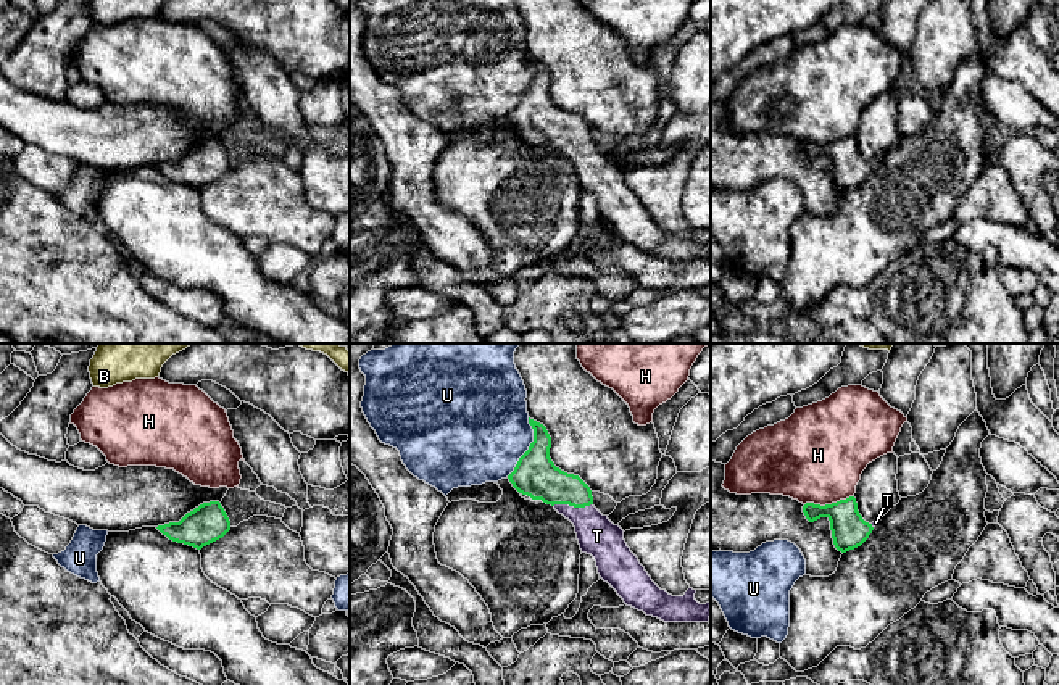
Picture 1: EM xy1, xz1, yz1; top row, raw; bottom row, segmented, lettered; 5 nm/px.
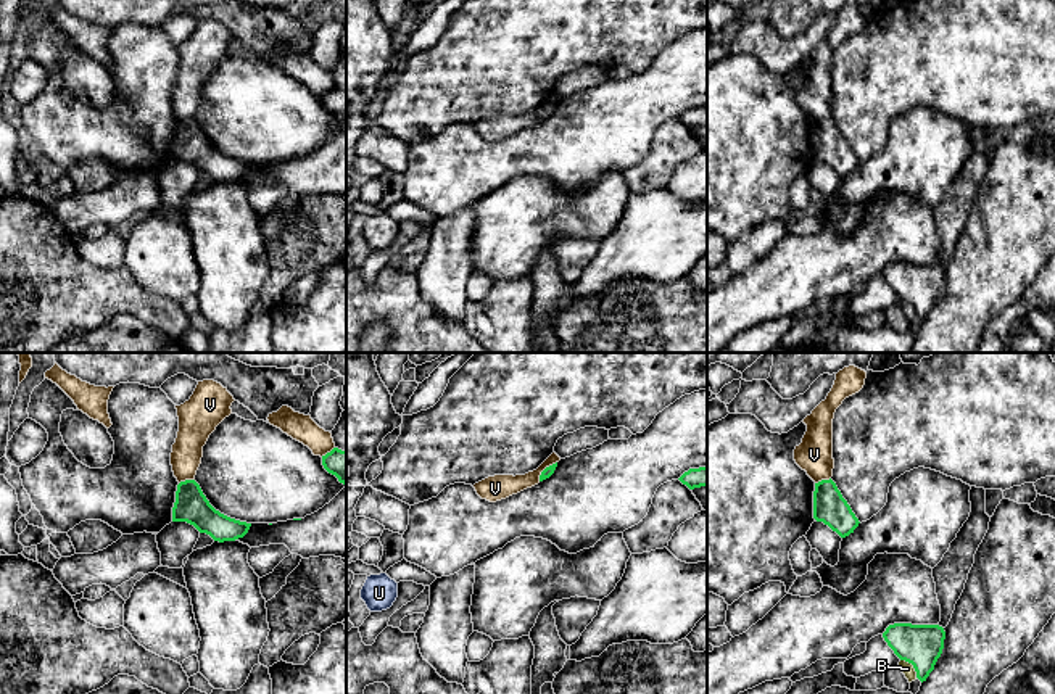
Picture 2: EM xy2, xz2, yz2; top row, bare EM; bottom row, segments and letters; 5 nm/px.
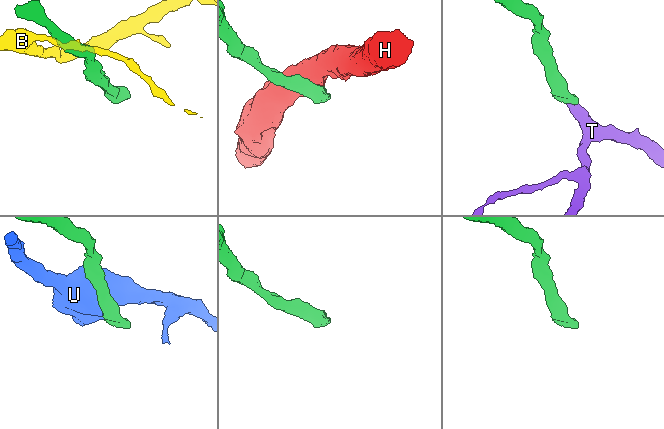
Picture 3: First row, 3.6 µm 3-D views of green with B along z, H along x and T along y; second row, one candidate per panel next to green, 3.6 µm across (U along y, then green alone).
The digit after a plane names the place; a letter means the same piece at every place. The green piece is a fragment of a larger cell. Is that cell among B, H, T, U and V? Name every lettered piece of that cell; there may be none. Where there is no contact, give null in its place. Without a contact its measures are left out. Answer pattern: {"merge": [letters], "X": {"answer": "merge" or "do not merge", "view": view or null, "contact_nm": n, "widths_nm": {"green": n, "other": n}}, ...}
{"merge": ["T"], "B": {"answer": "do not merge", "view": "yz2", "contact_nm": 130, "widths_nm": {"green": 200, "other": 70}}, "H": {"answer": "do not merge", "view": "yz1", "contact_nm": 260, "widths_nm": {"green": 180, "other": 460}}, "T": {"answer": "merge", "view": "xz1", "contact_nm": 200, "widths_nm": {"green": 220, "other": 200}}, "U": {"answer": "do not merge", "view": "xz1", "contact_nm": 320, "widths_nm": {"green": 220, "other": 460}}, "V": {"answer": "do not merge", "view": "xz2", "contact_nm": 140, "widths_nm": {"green": 50, "other": 130}}}

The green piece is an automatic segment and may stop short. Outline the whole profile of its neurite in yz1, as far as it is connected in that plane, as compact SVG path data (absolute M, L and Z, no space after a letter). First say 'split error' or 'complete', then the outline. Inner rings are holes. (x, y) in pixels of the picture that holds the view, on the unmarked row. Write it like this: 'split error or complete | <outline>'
complete | M854 135L825 145L806 142L803 152L809 161L820 156L830 160L833 184L841 192L861 185L874 169L859 153Z

